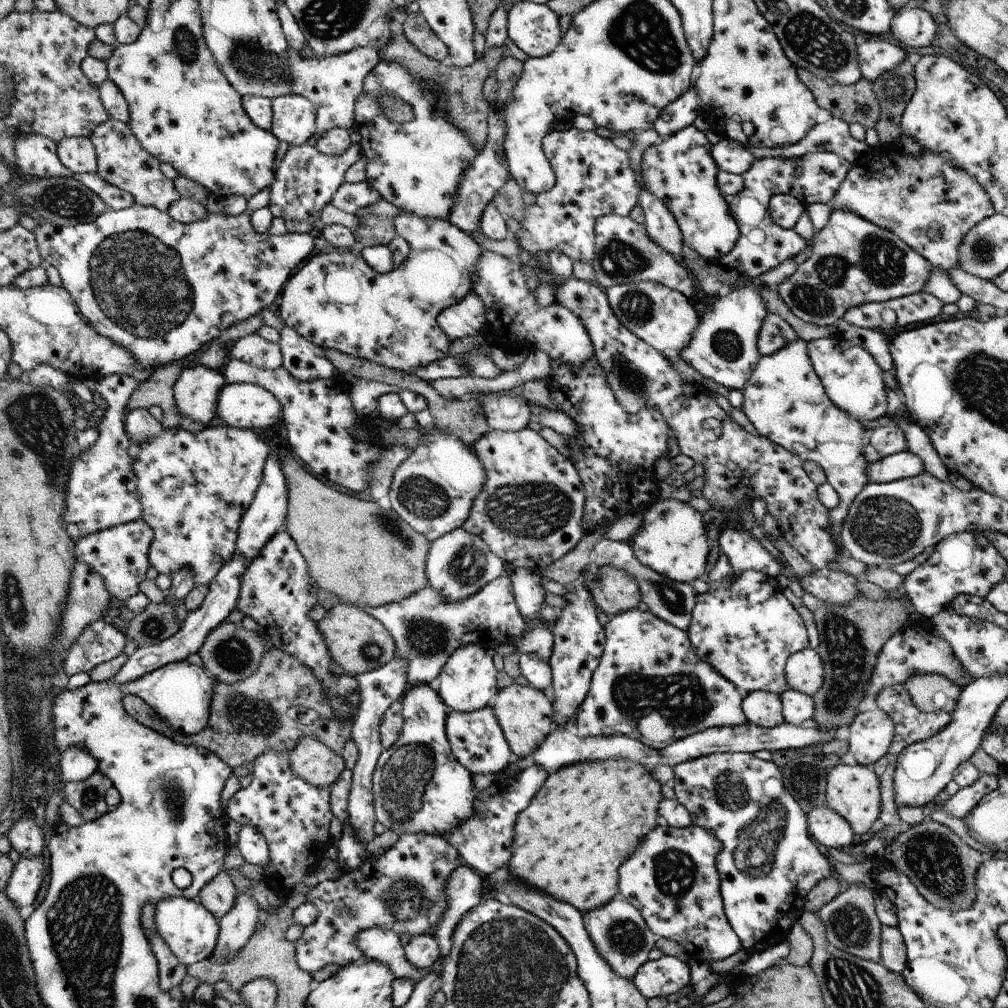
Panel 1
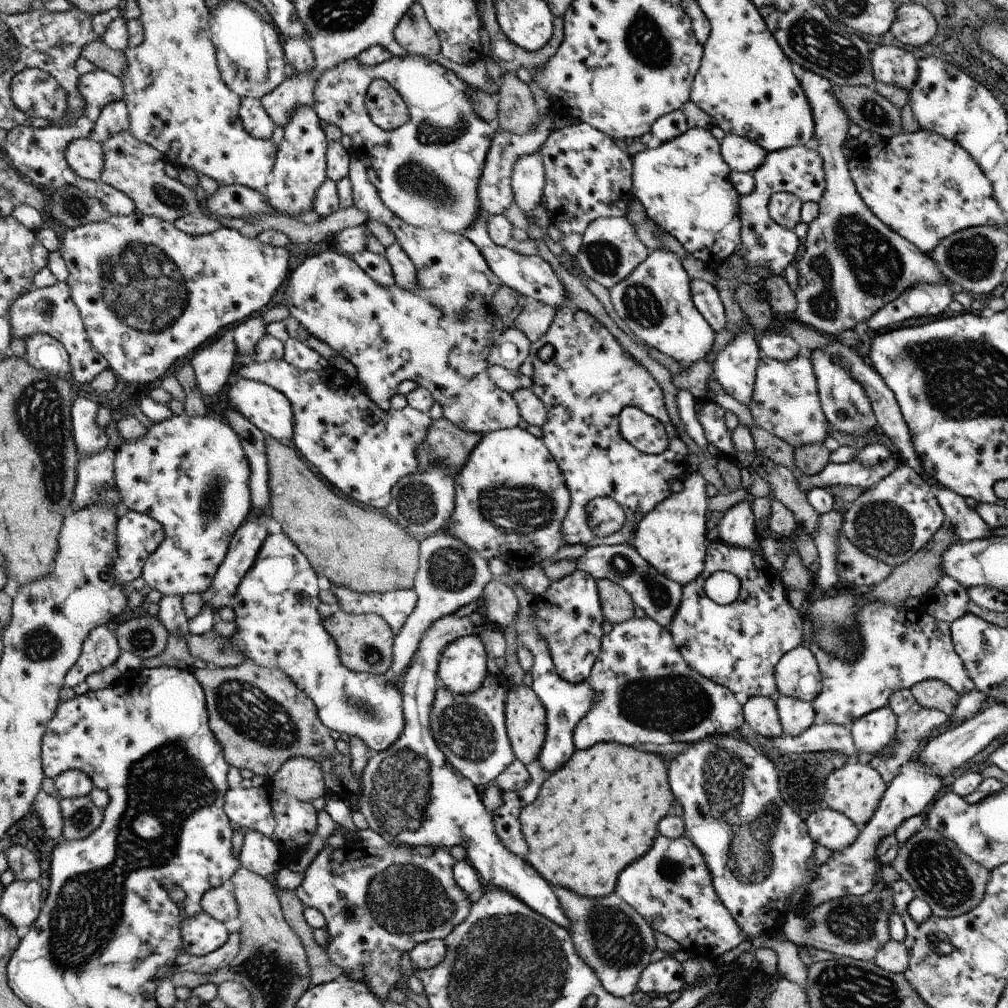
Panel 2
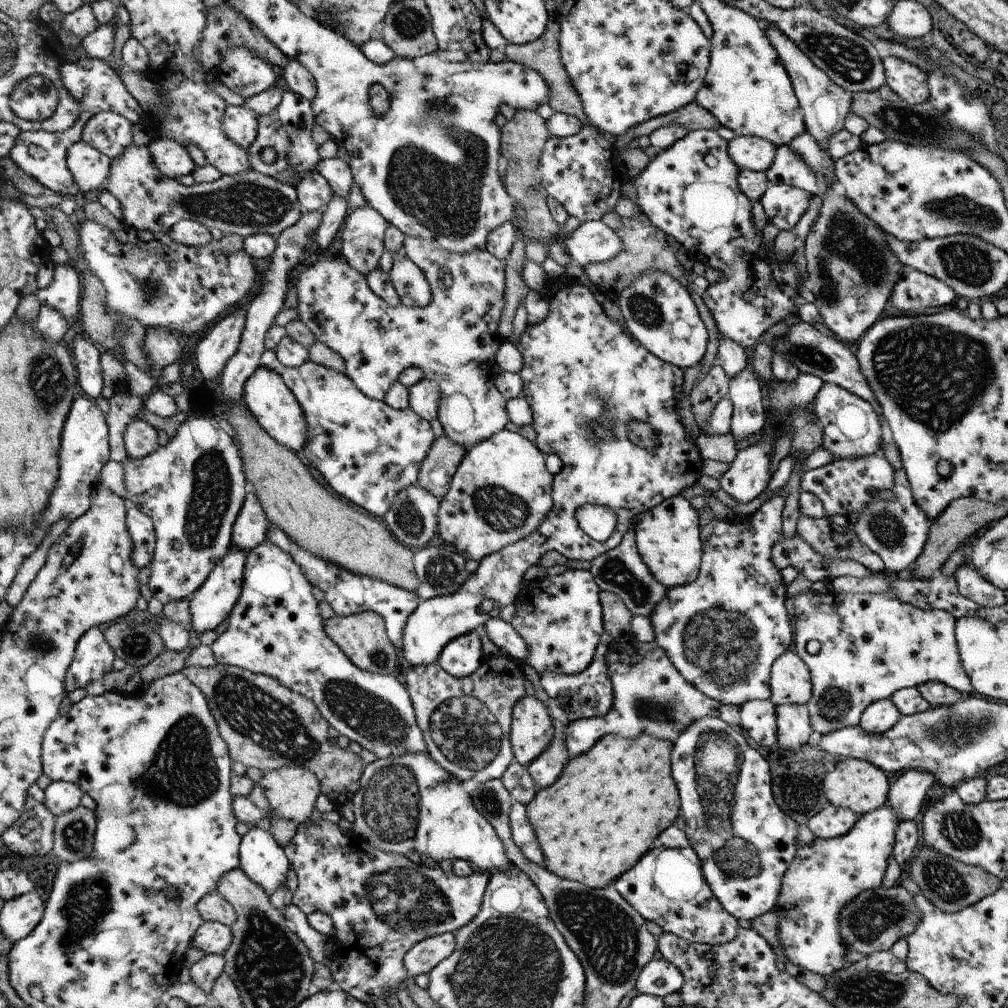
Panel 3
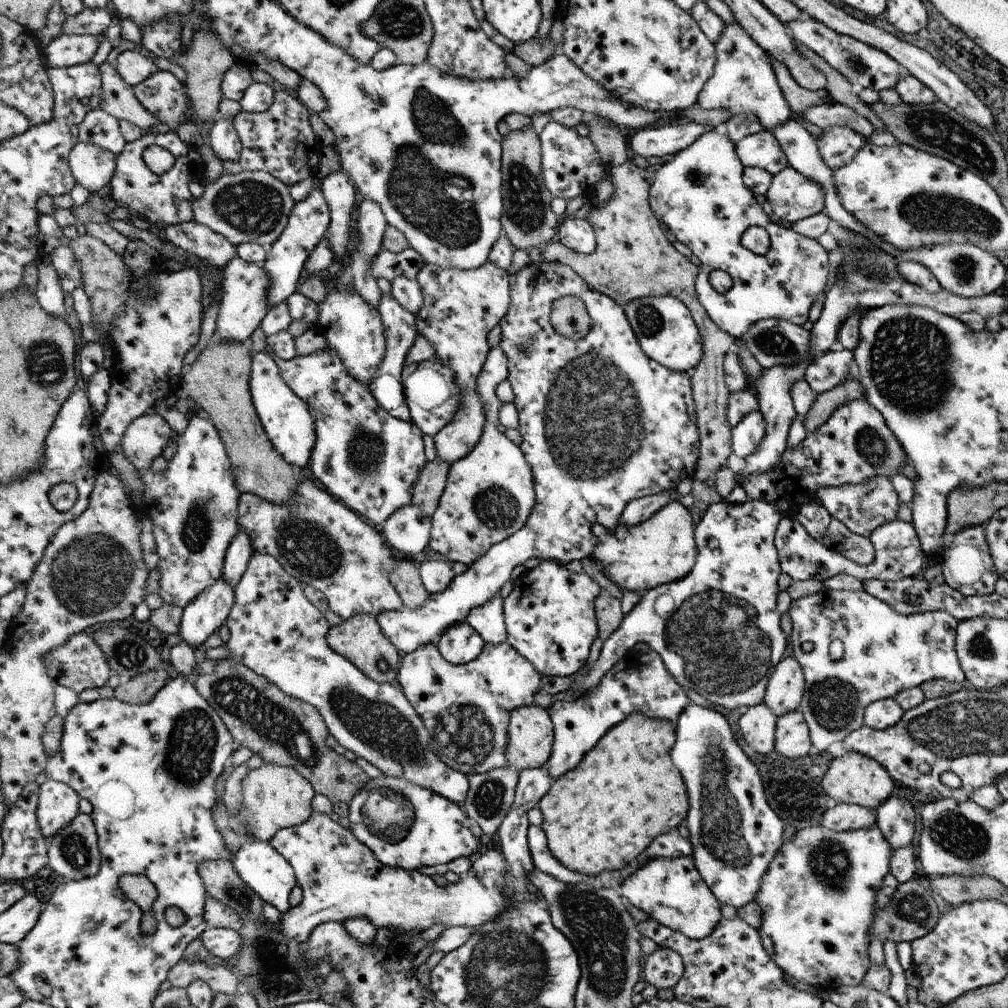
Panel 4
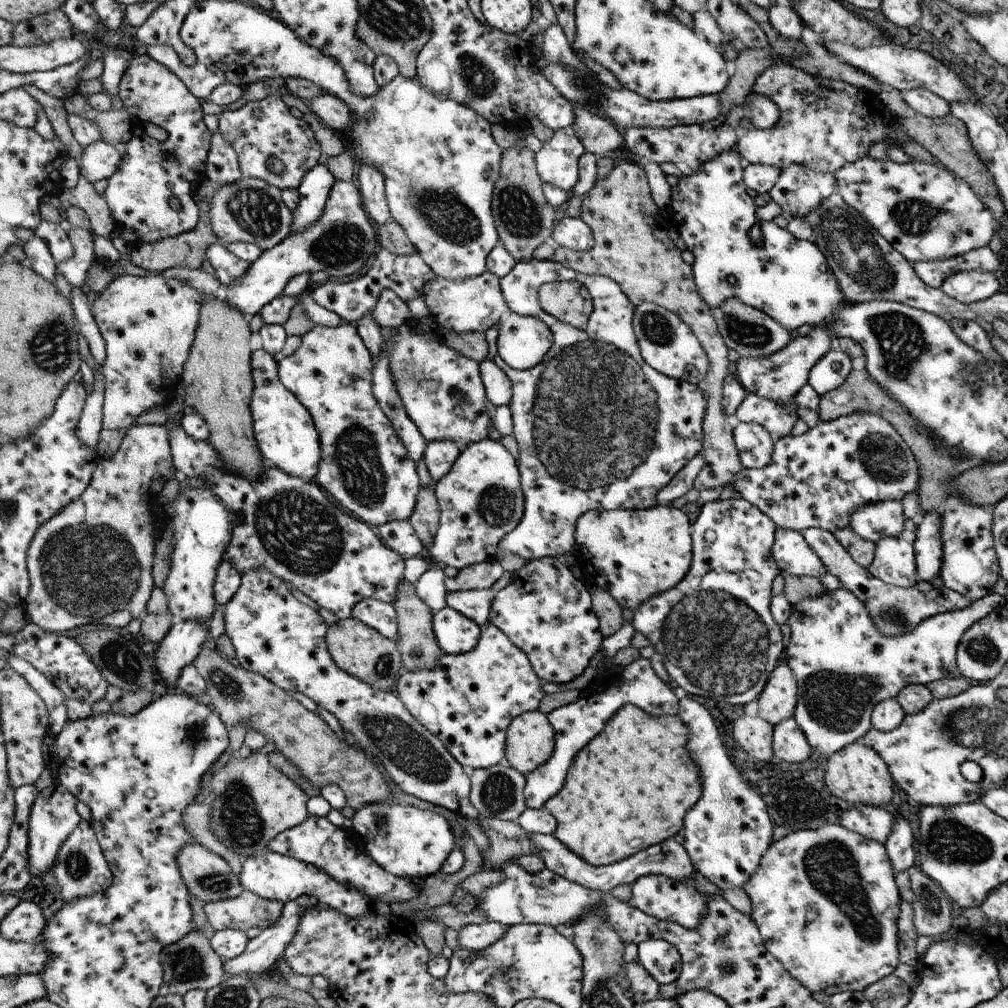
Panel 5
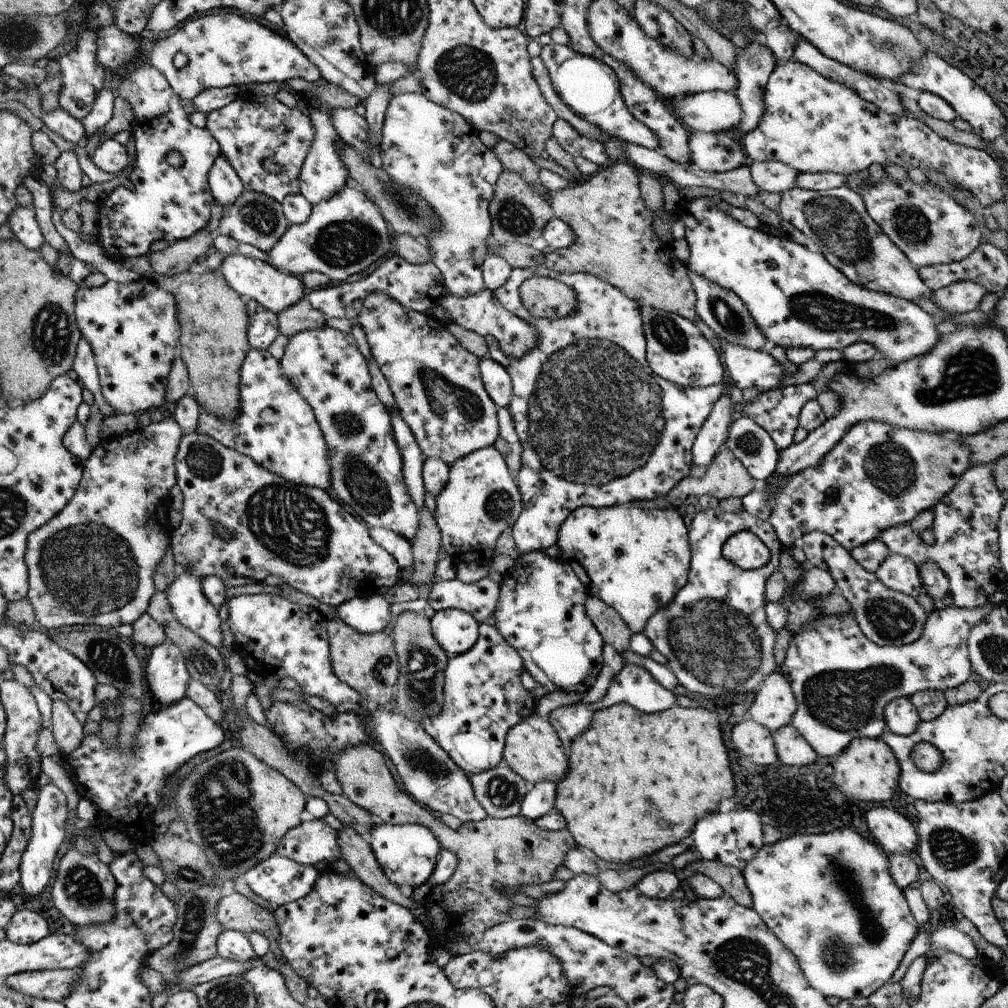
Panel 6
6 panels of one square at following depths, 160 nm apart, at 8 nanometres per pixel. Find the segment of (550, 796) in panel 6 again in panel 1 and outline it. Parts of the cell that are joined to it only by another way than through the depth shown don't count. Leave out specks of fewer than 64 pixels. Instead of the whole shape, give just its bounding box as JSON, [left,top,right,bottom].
[574,608,748,742]

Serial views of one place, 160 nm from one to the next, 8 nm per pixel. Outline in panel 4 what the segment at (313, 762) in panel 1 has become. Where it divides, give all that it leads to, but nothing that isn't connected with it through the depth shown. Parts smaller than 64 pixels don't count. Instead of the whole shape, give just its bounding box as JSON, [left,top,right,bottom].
[230,763,313,842]

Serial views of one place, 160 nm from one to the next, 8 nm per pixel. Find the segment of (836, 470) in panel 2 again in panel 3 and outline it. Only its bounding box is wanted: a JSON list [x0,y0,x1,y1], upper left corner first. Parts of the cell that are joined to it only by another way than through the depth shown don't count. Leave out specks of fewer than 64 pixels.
[649,489,794,707]

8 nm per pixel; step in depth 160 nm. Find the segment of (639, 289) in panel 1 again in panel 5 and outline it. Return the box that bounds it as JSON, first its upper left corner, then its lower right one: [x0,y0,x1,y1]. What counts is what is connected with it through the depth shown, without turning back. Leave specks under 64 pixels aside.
[633,301,710,385]

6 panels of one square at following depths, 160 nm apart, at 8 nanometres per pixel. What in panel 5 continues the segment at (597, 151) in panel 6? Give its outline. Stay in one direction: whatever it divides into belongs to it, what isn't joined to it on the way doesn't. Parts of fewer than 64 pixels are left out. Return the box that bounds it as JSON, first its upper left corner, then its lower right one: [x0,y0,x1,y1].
[535,127,586,194]

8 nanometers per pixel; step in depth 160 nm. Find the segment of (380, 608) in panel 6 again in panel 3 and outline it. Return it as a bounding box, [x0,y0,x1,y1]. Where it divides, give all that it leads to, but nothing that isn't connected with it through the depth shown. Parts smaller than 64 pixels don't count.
[402,274,700,668]

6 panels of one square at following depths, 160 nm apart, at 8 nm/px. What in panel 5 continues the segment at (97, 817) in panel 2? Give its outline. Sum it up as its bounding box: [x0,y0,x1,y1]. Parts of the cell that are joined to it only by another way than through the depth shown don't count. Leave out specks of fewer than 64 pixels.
[53,820,113,905]

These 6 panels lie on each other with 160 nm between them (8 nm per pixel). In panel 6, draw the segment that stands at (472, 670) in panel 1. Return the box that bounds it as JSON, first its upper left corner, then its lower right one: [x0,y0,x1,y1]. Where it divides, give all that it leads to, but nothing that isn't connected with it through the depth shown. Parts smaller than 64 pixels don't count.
[430,609,480,659]

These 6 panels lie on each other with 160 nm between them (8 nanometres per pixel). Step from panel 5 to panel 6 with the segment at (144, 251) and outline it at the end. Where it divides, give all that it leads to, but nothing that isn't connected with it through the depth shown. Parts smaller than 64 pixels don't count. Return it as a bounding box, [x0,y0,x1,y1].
[149,229,214,276]

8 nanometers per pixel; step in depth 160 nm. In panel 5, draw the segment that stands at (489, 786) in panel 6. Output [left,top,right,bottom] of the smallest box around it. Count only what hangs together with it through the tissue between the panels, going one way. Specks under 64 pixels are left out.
[469,758,527,821]

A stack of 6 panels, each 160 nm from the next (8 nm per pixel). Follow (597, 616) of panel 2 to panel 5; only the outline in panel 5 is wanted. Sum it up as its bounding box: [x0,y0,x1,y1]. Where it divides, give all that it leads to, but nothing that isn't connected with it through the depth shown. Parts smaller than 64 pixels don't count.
[490,557,605,685]

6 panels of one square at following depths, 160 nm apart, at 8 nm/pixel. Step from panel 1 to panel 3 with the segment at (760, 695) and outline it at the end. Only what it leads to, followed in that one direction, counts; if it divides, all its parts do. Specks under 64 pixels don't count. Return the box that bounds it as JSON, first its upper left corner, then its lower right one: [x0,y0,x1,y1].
[740,699,778,746]

